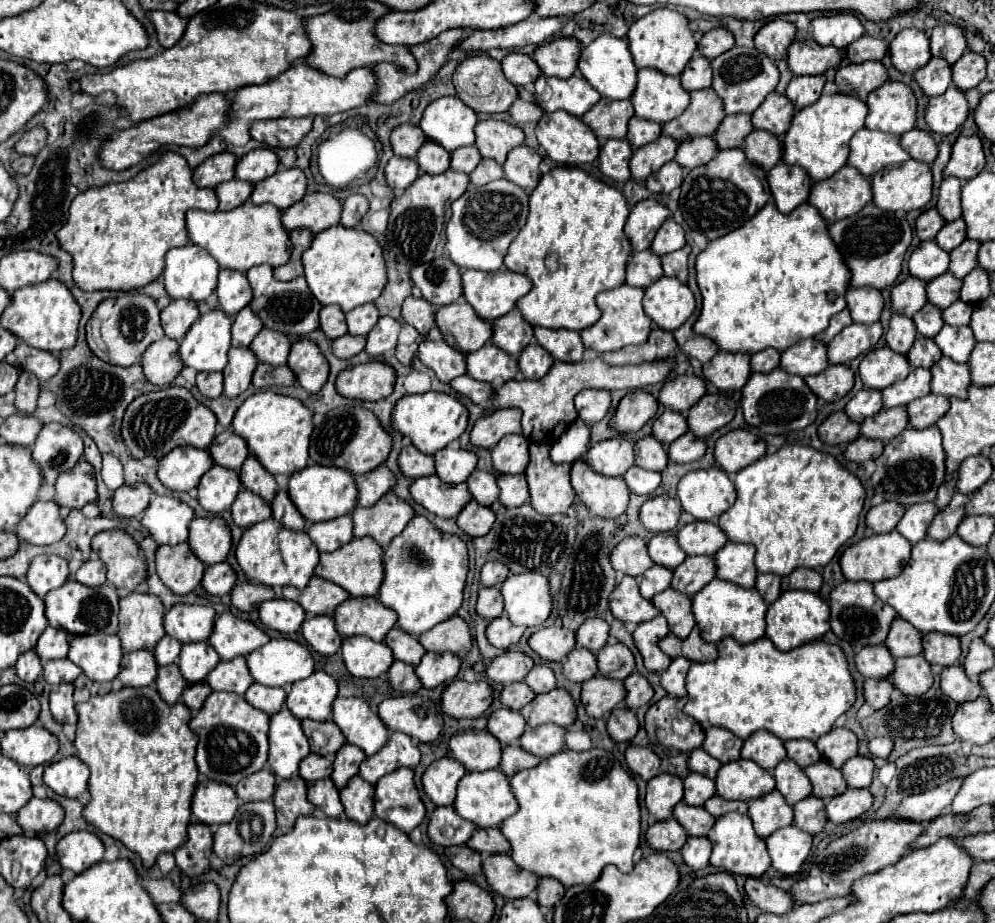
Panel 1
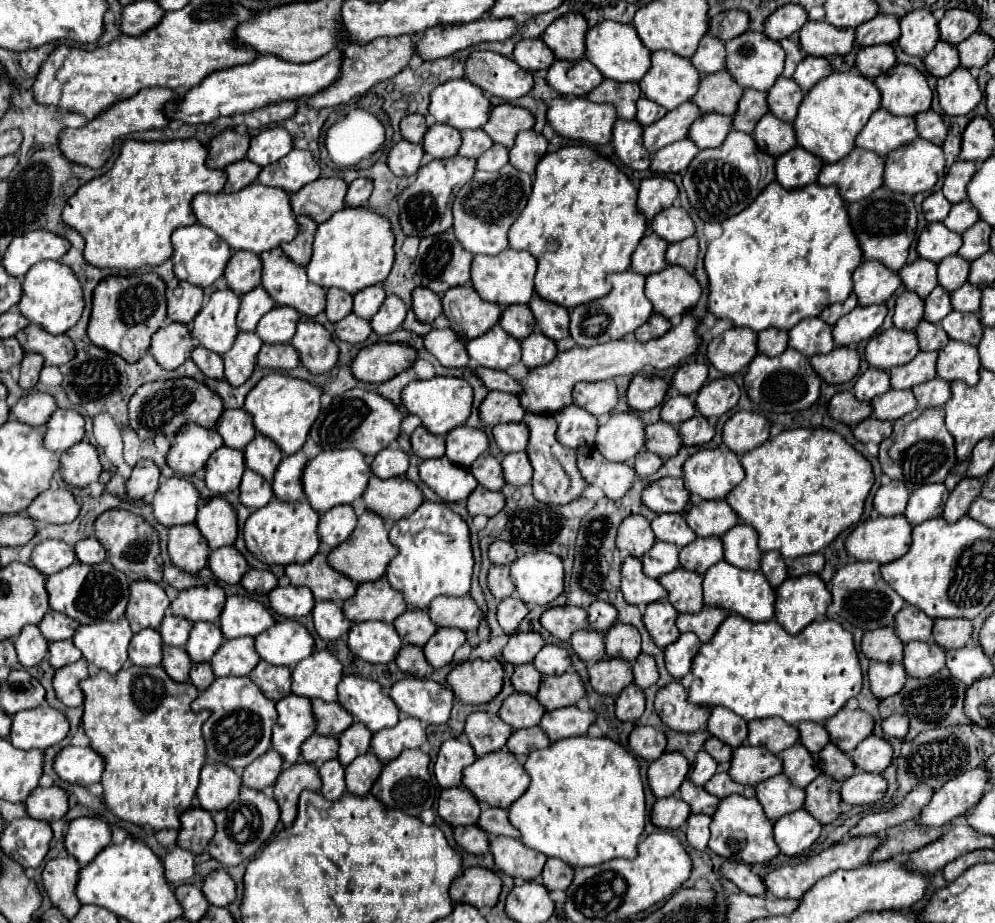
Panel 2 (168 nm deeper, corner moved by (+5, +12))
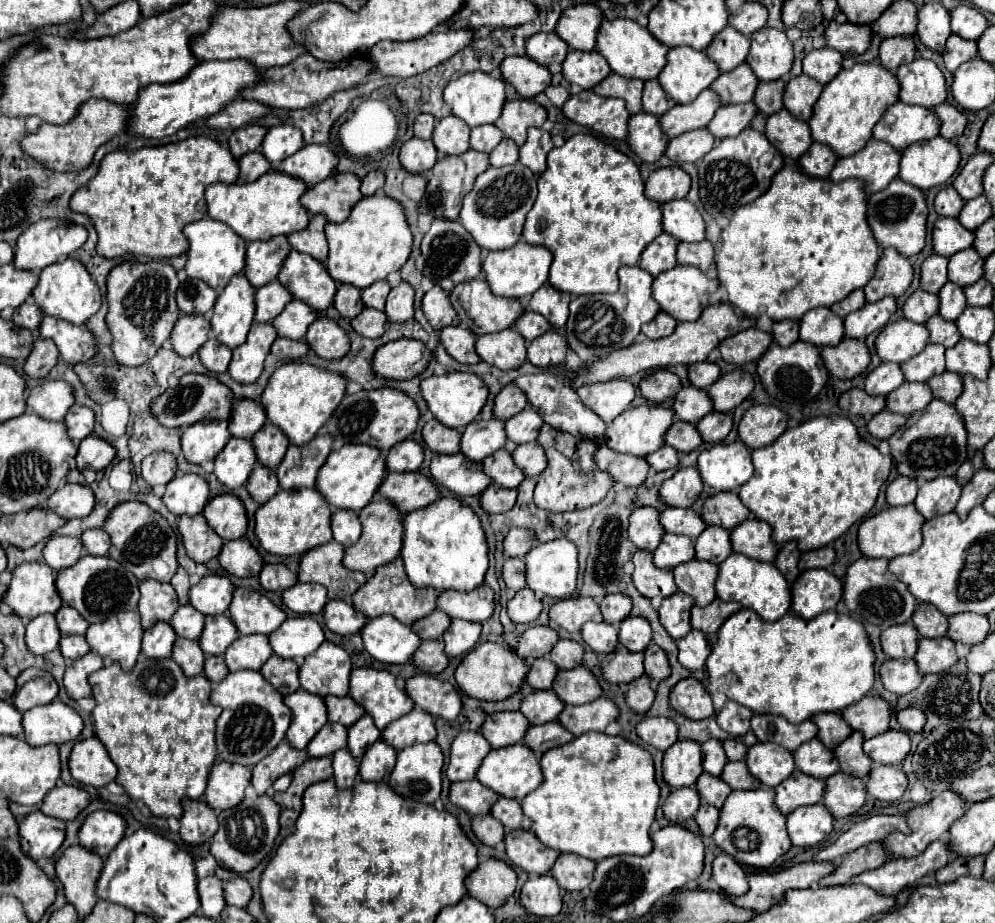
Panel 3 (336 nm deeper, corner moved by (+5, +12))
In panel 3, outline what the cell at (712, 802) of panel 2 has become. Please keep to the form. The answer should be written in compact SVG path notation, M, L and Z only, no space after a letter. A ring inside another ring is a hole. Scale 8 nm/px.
M702 772L698 782L696 782L696 788L700 792L700 798L716 808L722 808L724 800L728 798L728 794L732 792L732 788L718 776L712 776L708 772Z

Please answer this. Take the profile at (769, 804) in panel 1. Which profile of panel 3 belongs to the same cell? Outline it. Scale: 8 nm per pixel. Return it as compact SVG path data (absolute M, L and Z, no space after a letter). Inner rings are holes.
M794 770L782 784L776 786L776 806L782 814L790 814L800 806L822 800L826 780L816 780L800 770Z

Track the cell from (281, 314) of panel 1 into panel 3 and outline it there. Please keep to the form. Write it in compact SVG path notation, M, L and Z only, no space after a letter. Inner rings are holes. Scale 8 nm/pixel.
M296 250L284 260L278 280L294 294L294 298L304 300L314 310L326 310L336 296L336 282L328 276L322 262L312 260L308 254L298 254Z

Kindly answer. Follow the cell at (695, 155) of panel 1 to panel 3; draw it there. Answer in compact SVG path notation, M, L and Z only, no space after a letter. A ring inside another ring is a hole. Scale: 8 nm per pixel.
M746 102L746 104L728 104L722 106L720 112L716 112L716 116L712 118L712 122L708 124L708 130L718 138L728 138L728 136L738 136L744 128L750 128L752 120L758 116L760 112L756 112L756 104L754 102Z

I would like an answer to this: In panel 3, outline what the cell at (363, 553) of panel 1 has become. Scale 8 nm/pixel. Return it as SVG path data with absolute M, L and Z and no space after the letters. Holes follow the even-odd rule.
M384 496L374 498L372 504L368 504L364 510L360 510L360 522L362 522L362 536L354 546L346 548L344 566L348 570L360 570L360 572L366 572L366 576L372 576L378 566L388 564L390 560L394 560L400 554L404 526L402 526L398 508Z

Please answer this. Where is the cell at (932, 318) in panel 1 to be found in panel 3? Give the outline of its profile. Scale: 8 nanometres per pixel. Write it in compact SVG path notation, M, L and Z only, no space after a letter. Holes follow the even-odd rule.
M948 282L944 284L944 288L940 290L940 316L946 320L956 320L956 316L960 316L960 312L964 312L966 308L966 300L964 300L964 290L958 288L958 284Z

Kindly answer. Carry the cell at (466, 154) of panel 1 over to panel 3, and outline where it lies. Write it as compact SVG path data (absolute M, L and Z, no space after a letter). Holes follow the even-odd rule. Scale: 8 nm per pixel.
M476 126L470 134L470 148L478 152L492 152L502 138L504 136L496 126Z

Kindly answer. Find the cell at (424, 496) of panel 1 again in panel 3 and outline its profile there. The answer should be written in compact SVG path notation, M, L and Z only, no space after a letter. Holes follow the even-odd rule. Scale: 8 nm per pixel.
M460 452L434 456L430 470L434 480L456 496L478 496L492 482L490 476L484 474L482 462L472 462Z

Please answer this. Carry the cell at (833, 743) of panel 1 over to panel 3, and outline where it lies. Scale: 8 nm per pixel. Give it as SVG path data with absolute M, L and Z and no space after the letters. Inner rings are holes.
M864 696L860 702L844 708L842 716L854 730L862 730L866 738L874 738L890 728L892 706L880 696Z

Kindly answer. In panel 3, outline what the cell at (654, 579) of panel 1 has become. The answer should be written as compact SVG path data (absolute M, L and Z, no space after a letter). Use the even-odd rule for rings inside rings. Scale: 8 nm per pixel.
M664 534L658 550L654 552L654 564L658 568L676 568L696 556L694 540L688 536Z

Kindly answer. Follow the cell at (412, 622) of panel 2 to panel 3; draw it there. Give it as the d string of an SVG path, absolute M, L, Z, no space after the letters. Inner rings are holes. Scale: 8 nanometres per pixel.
M434 610L430 616L426 616L424 620L418 620L412 628L420 634L420 638L422 640L436 640L436 638L440 638L446 630L448 630L448 626L450 626L450 622L452 622L452 618L446 614L446 612L440 612L440 610Z

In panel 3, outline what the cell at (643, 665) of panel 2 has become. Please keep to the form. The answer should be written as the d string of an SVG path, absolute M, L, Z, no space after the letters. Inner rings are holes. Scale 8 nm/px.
M650 642L650 646L646 648L644 656L646 656L646 660L644 660L646 674L648 674L652 680L660 682L660 680L664 680L664 678L670 676L670 664L668 664L668 658L666 658L664 650L662 650L658 644Z

